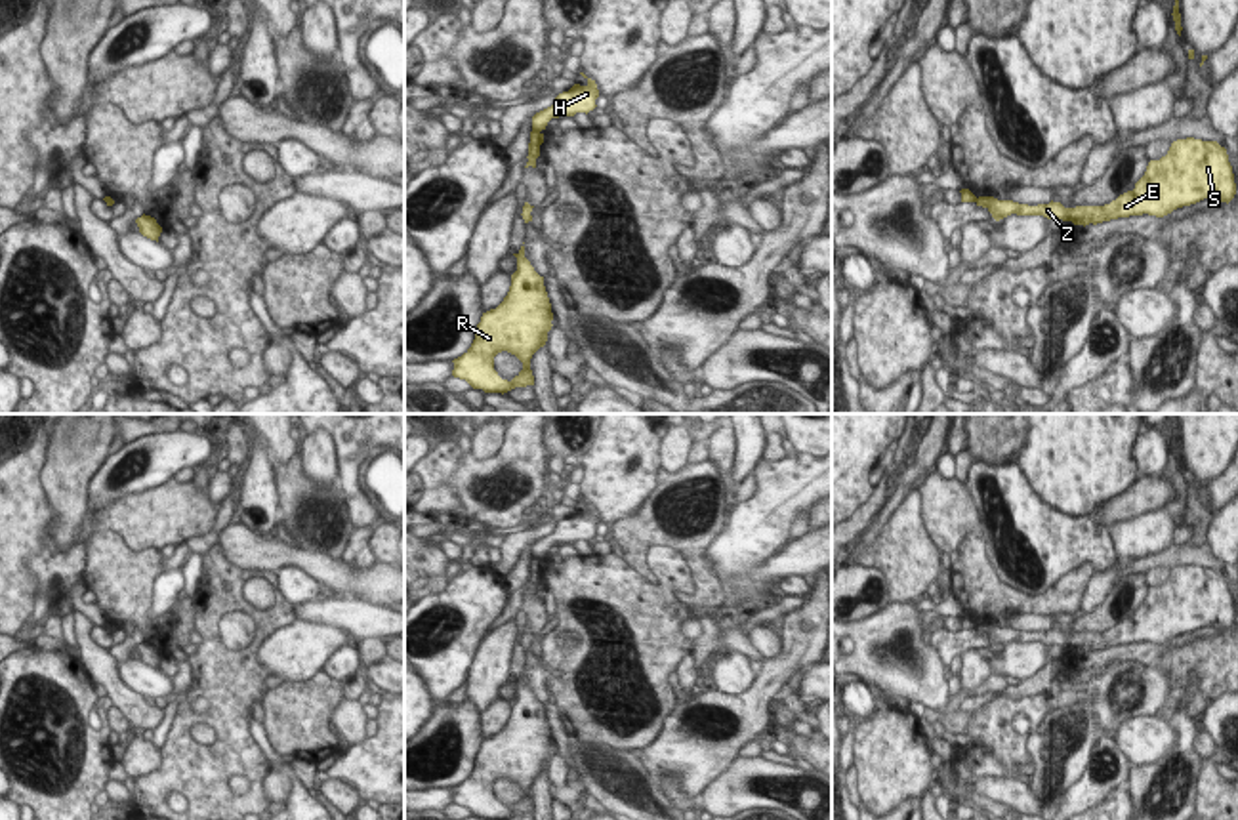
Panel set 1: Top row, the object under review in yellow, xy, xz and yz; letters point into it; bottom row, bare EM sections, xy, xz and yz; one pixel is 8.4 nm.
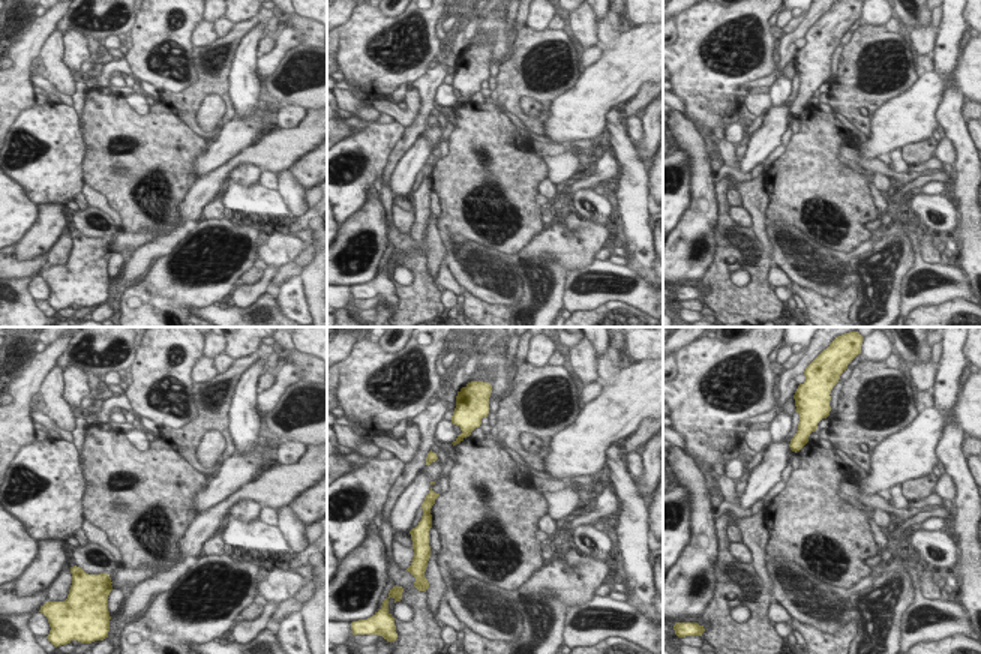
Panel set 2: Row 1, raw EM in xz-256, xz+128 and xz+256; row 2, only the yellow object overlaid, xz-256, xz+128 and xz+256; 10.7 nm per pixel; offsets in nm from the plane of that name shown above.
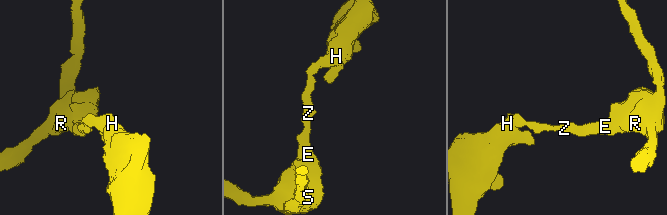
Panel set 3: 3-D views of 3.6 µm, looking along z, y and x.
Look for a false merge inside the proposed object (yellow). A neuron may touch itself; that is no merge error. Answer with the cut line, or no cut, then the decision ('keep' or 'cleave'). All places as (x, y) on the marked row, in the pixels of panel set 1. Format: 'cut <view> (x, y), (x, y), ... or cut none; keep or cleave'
cut xz (533, 128), (538, 132); cleave

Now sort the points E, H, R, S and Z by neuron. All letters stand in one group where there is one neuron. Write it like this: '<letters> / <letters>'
E R S Z / H

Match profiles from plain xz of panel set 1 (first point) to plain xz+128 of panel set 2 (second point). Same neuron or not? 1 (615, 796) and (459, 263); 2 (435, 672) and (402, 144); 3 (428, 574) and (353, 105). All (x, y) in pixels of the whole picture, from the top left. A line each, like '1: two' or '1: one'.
1: one
2: two
3: two

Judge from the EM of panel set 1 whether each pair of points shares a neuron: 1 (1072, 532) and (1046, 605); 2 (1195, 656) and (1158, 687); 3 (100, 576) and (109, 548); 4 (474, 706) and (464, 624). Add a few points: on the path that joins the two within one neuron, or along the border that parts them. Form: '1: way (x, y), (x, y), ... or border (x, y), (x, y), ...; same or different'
1: border (1095, 569), (1082, 563), (1038, 595), (1008, 584); different
2: border (1160, 668), (1170, 676), (1170, 696), (1155, 716); different
3: way (107, 569), (107, 555); same
4: border (491, 632), (481, 641), (466, 677); different

